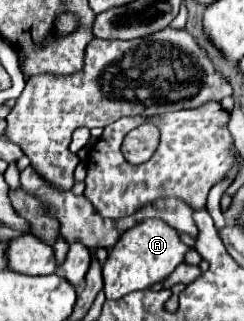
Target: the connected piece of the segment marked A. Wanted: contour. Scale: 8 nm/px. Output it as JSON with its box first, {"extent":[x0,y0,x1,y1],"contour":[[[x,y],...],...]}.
{"extent":[103,219,194,299],"contour":[[[145,219],[139,225],[127,229],[115,247],[109,251],[107,261],[103,263],[103,281],[105,281],[105,295],[107,299],[121,299],[131,291],[149,289],[155,283],[165,281],[173,269],[183,263],[187,251],[194,248],[181,243],[179,233],[171,229],[165,221],[159,219]]]}

